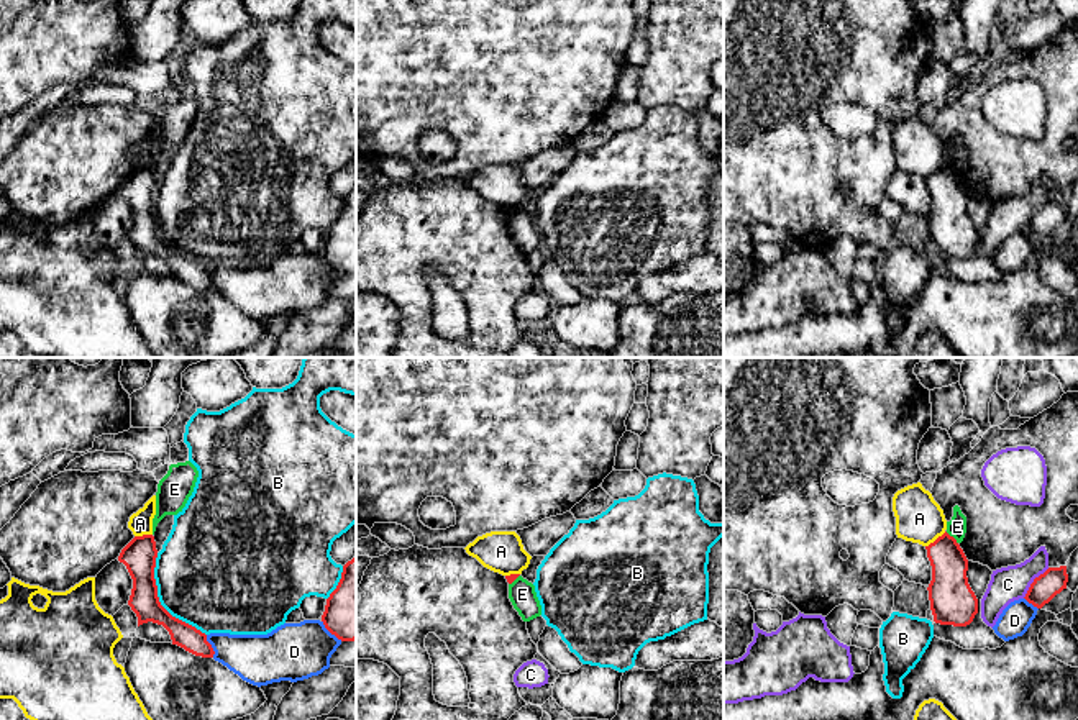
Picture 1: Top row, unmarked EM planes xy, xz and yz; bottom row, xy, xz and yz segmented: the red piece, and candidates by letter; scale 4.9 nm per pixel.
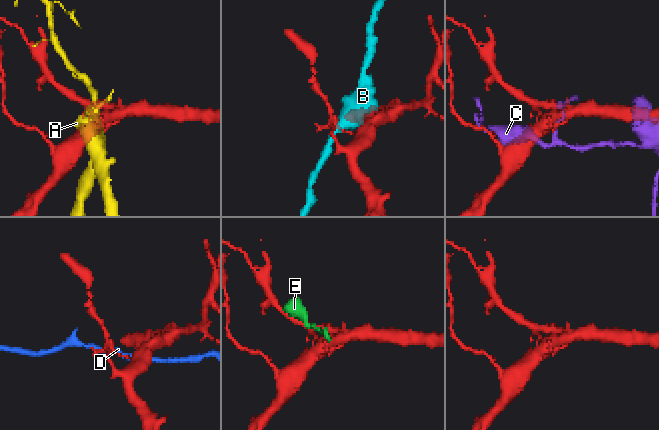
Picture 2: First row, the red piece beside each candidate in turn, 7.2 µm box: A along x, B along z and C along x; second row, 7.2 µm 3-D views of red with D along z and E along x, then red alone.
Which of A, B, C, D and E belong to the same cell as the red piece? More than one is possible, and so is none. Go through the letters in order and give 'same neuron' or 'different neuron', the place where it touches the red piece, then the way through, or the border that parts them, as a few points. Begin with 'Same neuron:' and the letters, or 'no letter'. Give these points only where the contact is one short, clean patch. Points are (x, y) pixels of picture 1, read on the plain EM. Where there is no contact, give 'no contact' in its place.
Same neuron: no letter
A: different neuron; meets red in yz at (937, 171)
B: different neuron; meets red in xy at (158, 233)
C: different neuron; meets red in yz at (1034, 214)
D: different neuron; meets red in xy at (210, 279)
E: different neuron; meets red in yz at (952, 169); border along yz (945, 164), (957, 176)

